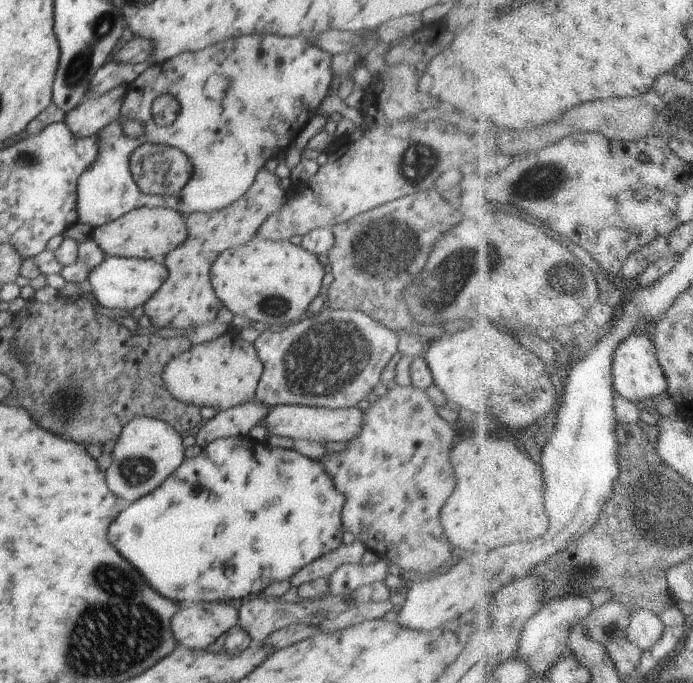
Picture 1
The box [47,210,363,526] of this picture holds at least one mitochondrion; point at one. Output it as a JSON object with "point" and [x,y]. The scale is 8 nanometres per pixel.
{"point":[135,472]}

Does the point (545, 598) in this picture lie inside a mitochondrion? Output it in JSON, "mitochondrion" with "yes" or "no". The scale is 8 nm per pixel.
{"mitochondrion":"no"}

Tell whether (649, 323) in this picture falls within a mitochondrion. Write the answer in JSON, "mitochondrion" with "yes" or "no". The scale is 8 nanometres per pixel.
{"mitochondrion":"no"}

